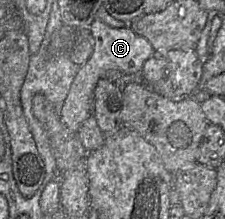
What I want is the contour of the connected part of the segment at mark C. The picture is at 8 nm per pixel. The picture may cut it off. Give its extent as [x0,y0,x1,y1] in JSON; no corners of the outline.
[60,19,154,132]

